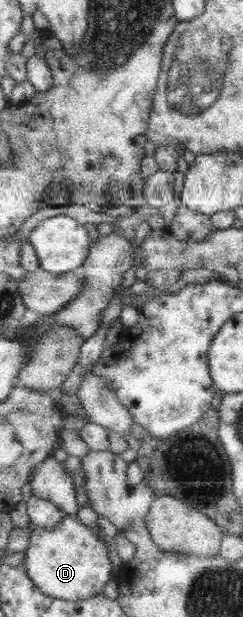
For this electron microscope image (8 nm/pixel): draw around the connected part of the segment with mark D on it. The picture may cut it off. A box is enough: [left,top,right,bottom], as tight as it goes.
[24,514,114,601]

